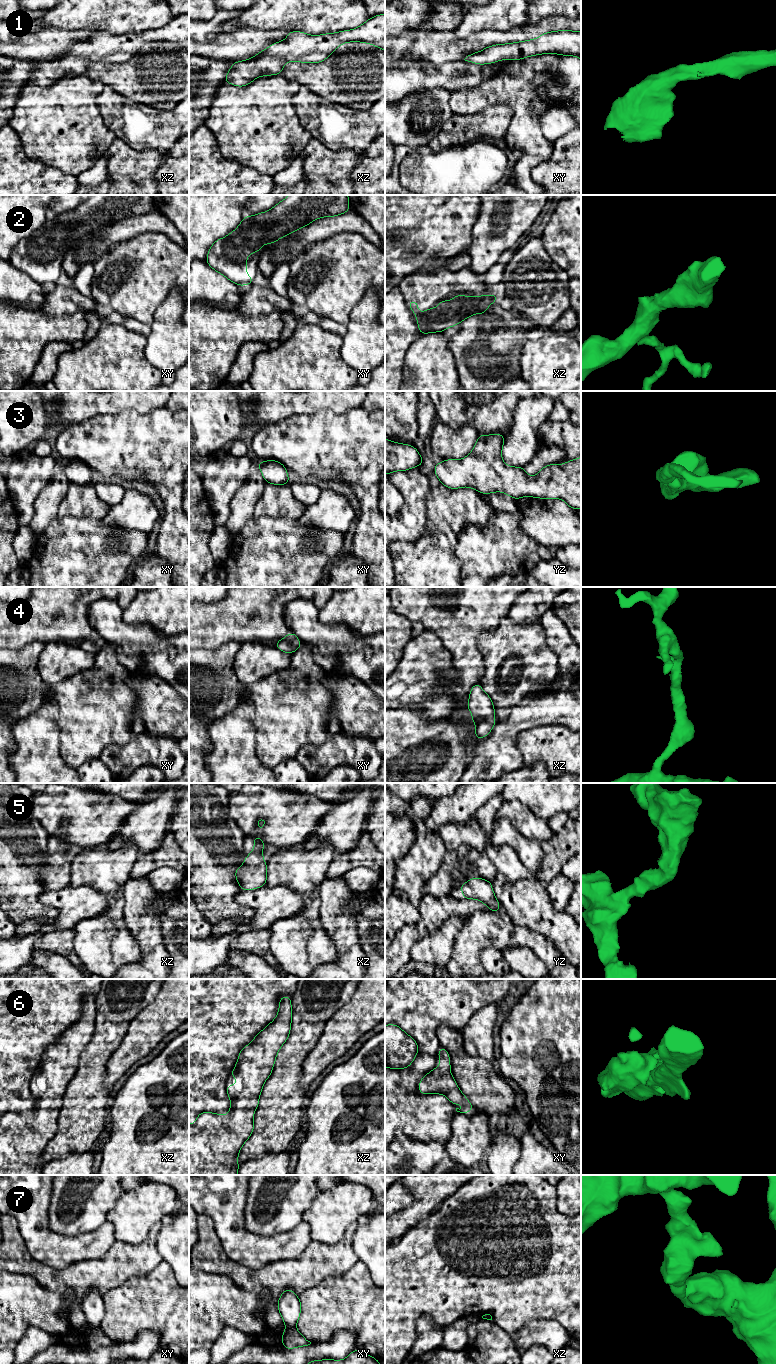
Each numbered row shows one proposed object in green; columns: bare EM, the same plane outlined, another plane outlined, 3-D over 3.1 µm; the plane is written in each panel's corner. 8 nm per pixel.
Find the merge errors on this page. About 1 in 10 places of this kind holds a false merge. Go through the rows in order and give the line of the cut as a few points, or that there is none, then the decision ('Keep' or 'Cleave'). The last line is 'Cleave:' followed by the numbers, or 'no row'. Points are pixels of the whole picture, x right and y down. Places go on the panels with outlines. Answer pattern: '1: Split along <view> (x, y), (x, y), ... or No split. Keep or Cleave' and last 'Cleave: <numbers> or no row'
1: No split. Keep
2: No split. Keep
3: No split. Keep
4: No split. Keep
5: No split. Keep
6: No split. Keep
7: Split along xy (295, 1327), (286, 1328). Cleave
Cleave: 7

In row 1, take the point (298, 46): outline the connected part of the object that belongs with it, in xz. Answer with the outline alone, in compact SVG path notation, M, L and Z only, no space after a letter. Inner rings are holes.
M385 14L371 17L351 30L321 35L290 31L284 41L275 42L248 60L236 61L223 83L244 87L260 76L281 75L287 62L320 63L341 44L368 43L385 51Z

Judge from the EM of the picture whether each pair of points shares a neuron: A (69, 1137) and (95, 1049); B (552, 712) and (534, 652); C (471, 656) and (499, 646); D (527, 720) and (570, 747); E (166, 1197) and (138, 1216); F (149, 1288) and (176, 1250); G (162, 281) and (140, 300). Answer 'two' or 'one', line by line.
A: one
B: two
C: two
D: two
E: one
F: two
G: one

